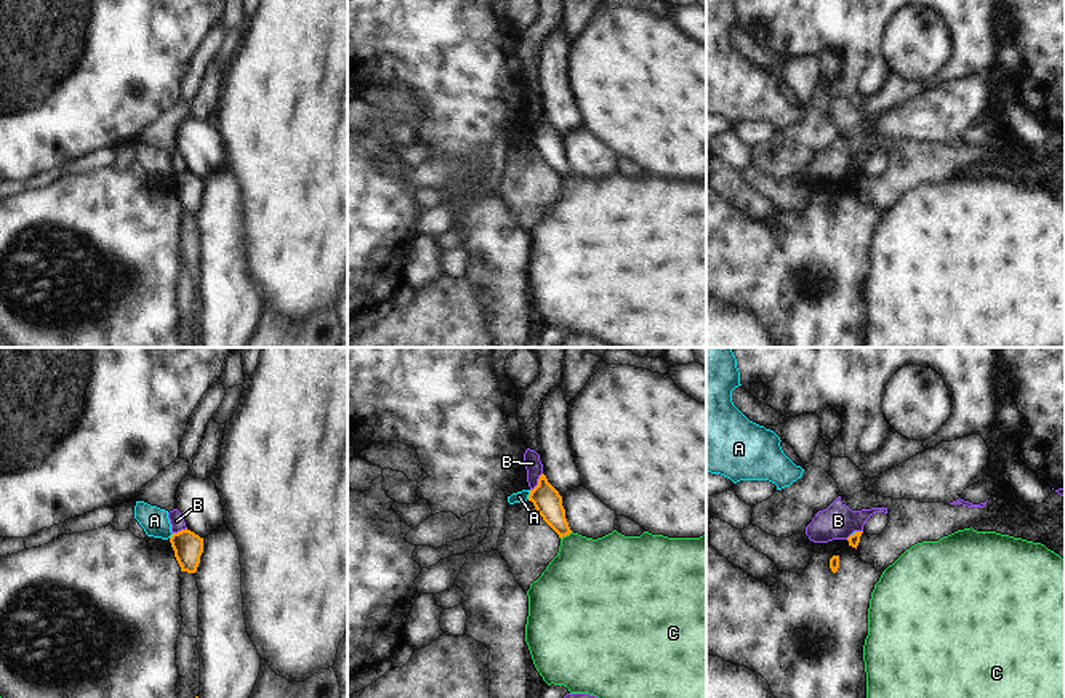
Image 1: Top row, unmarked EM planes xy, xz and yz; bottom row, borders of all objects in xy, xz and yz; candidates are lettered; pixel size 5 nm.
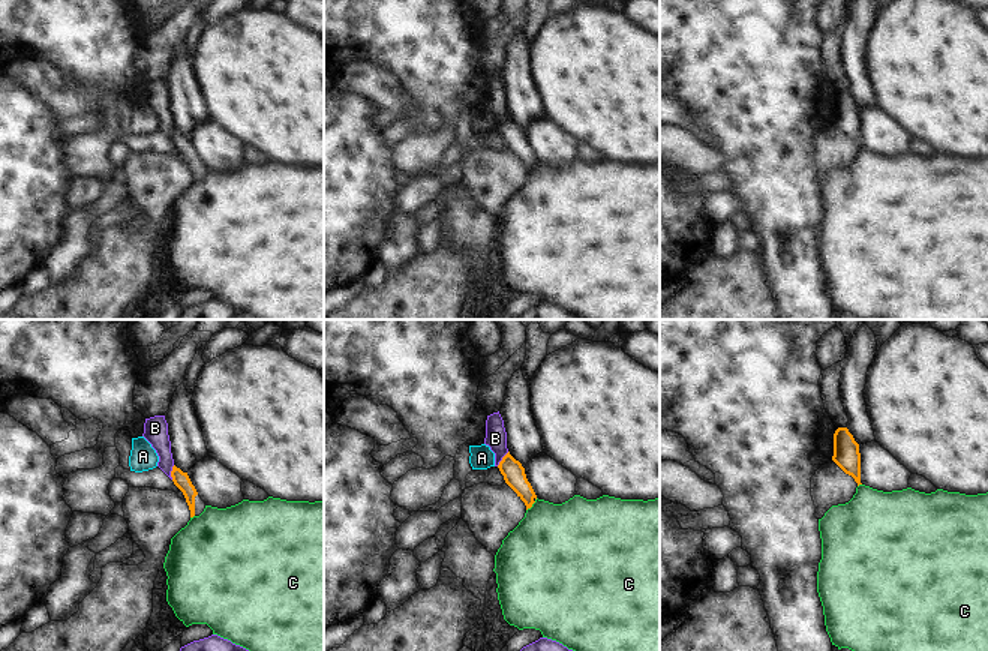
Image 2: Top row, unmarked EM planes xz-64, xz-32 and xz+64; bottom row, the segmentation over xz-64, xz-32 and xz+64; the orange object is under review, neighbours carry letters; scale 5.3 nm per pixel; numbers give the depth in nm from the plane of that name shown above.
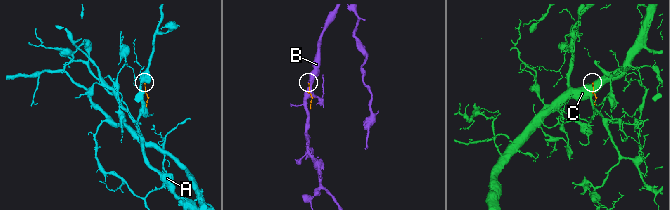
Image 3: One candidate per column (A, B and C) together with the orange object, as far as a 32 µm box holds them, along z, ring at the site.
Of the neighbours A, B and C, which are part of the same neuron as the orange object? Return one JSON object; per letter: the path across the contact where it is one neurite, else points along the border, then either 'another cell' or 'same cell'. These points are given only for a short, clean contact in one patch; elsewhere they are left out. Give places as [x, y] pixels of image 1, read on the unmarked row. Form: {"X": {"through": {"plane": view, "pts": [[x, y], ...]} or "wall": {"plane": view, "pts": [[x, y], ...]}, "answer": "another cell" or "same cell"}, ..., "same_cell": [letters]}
{"A": {"wall": {"plane": "xz", "pts": [[530, 132], [527, 140]]}, "answer": "another cell"}, "B": {"wall": {"plane": "xz", "pts": [[542, 114], [530, 132]]}, "answer": "another cell"}, "C": {"answer": "another cell"}, "same_cell": []}

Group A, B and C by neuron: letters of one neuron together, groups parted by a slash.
A / B / C

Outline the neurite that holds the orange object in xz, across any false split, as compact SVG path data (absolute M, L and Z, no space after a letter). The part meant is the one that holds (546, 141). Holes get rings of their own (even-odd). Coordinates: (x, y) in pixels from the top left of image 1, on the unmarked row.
M545 115L540 117L538 126L533 131L530 131L528 142L533 144L537 154L559 176L559 179L564 179L572 174L565 160L562 138L548 123Z

